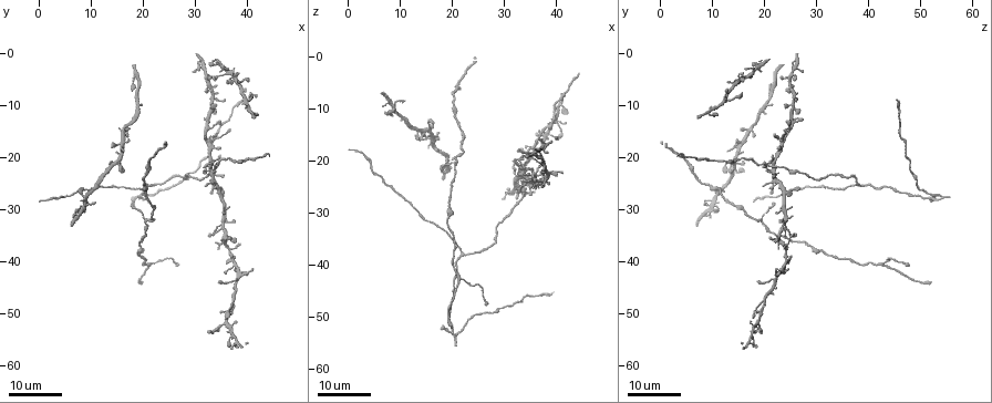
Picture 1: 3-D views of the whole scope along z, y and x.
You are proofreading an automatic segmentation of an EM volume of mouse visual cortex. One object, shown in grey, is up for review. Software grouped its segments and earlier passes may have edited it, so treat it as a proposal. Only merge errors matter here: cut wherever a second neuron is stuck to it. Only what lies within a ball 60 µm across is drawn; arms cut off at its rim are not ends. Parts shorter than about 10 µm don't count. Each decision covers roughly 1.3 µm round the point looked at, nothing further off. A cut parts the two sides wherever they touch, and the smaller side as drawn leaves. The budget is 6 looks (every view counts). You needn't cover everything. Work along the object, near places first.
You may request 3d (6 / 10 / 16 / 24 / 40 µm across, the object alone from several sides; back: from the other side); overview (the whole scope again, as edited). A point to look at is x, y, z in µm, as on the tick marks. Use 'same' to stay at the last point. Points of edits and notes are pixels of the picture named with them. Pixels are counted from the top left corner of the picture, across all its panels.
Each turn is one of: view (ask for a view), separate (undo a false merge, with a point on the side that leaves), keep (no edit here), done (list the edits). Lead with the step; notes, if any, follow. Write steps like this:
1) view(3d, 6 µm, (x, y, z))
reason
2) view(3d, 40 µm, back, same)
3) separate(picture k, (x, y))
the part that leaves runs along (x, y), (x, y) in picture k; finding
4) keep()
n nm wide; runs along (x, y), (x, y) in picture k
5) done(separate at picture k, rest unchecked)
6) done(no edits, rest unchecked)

view(3d, 24 µm, (21.0, 32.0, 19.0))
three-way junction

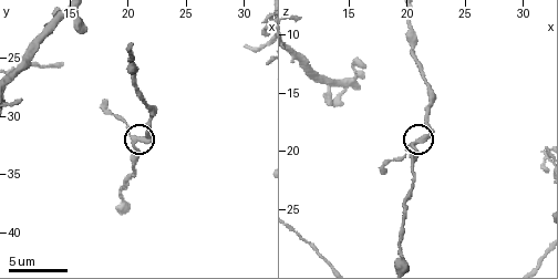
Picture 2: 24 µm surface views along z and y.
view(3d, 10 µm, (21.0, 31.8, 19.0))
closer look

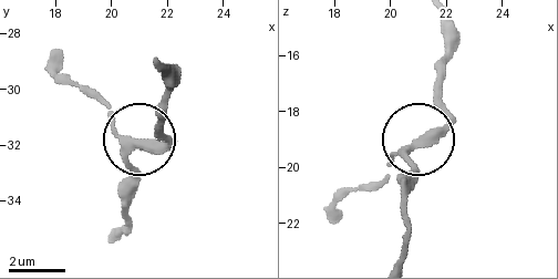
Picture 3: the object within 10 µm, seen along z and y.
keep()
all the same neuron

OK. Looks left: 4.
view(3d, 16 µm, (32.5, 20.0, 47.0))
sudden change in width

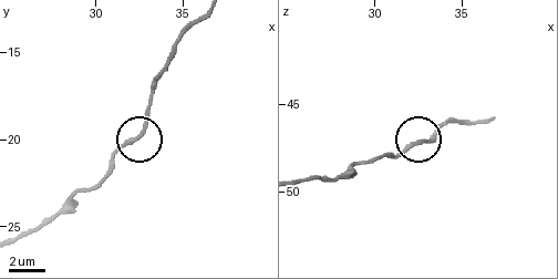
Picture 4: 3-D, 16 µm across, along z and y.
view(3d, 6 µm, (32.7, 19.7, 47.1))

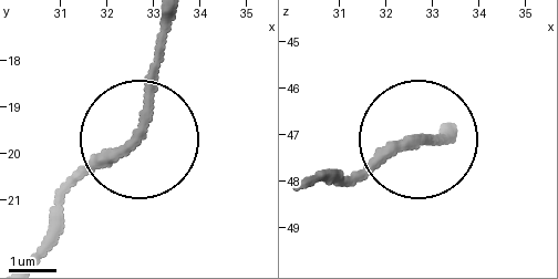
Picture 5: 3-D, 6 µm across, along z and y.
view(3d, 6 µm, back, (32.60, 19.70, 47.15))

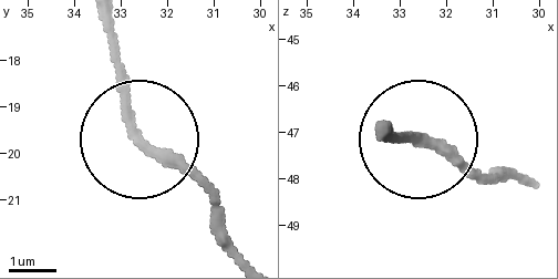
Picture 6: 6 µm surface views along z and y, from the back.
keep()
210 nm wide; runs along (529, 183), (469, 175), (422, 143), (386, 143) in picture 6; continuous, no second neuron

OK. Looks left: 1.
done(no edits, rest unchecked)

